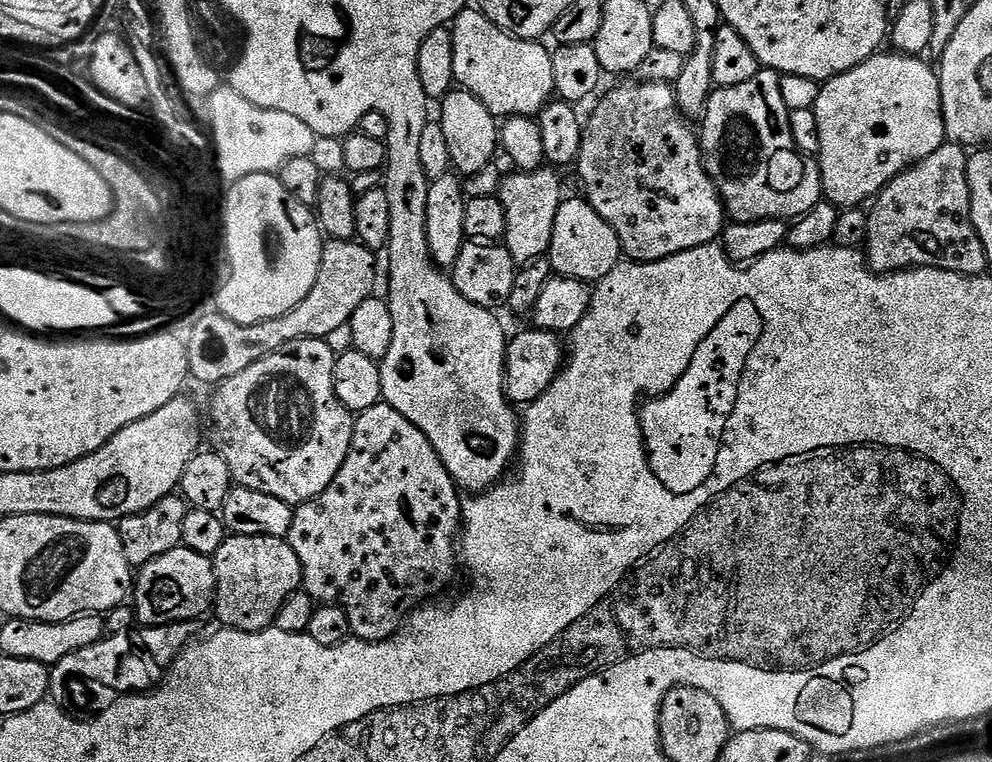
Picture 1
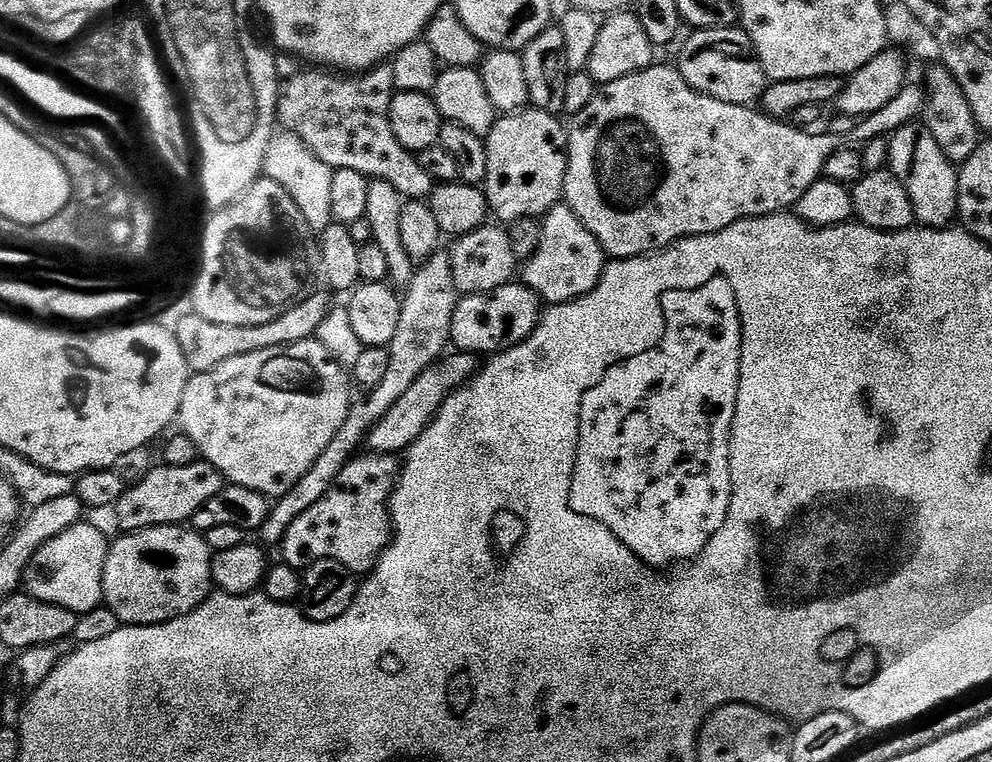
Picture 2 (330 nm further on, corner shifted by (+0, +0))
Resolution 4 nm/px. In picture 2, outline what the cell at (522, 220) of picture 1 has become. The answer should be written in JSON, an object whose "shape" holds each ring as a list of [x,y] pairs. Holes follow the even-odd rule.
{"shape":[[[527,107],[522,112],[514,112],[511,114],[504,114],[497,119],[496,124],[492,127],[492,133],[486,137],[486,143],[488,146],[488,173],[484,179],[482,185],[484,189],[485,196],[488,197],[488,207],[490,209],[491,215],[496,216],[500,222],[511,222],[514,220],[521,220],[522,218],[530,218],[535,216],[537,218],[542,218],[554,207],[556,204],[561,203],[564,194],[564,175],[568,169],[568,133],[566,131],[565,125],[560,125],[555,115],[551,112],[543,112],[541,108]]]}

